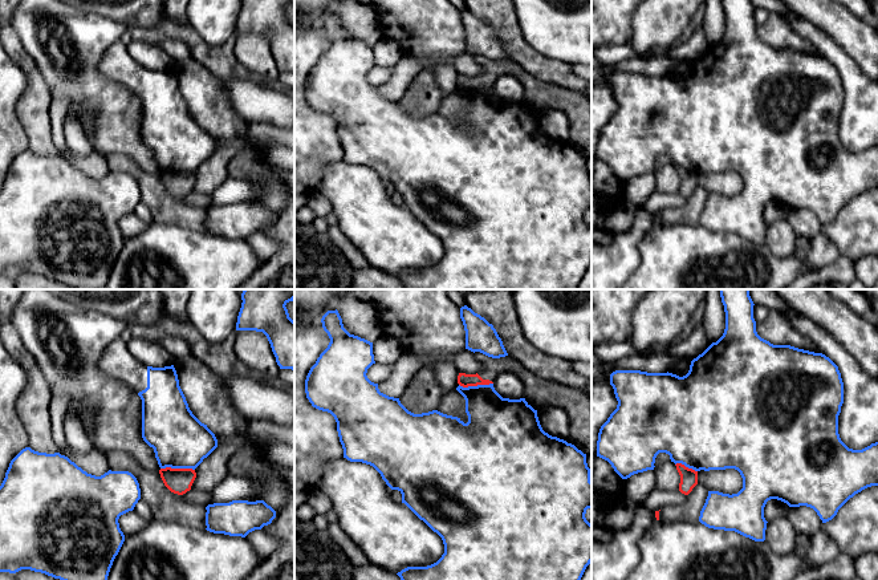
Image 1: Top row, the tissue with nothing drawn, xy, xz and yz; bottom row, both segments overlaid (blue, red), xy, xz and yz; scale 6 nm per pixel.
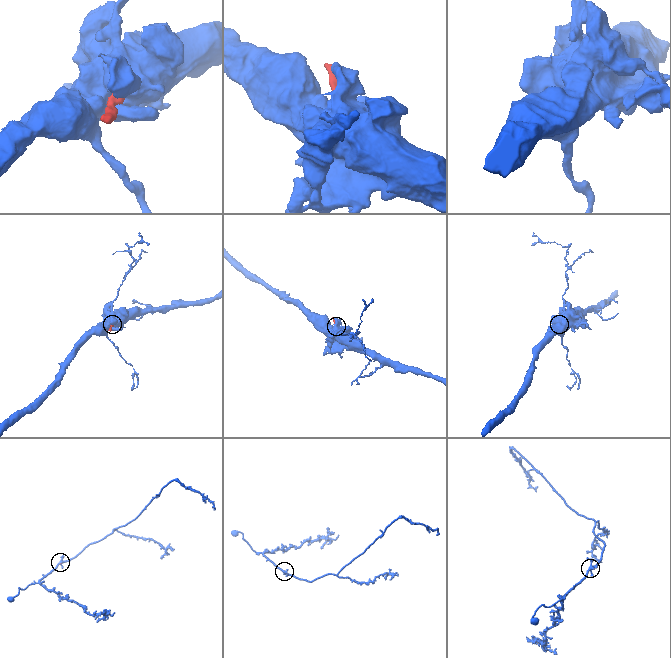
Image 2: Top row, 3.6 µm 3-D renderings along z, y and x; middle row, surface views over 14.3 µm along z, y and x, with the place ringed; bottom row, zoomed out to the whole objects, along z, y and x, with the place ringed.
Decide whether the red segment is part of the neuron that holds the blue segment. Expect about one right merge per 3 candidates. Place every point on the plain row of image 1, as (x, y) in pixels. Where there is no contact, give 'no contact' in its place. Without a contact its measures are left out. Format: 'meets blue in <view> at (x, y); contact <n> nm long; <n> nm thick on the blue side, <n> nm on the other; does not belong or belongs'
meets blue in xy at (178, 170); contact 200 nm long; 340 nm thick on the blue side, 160 nm on the other; does not belong

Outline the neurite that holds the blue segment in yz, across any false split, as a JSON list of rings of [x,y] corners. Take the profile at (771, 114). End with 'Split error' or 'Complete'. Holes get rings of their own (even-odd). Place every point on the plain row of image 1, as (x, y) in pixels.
[[[721,0],[721,5],[724,36],[691,64],[686,78],[641,73],[615,73],[610,77],[618,108],[599,131],[597,159],[607,163],[622,182],[654,173],[659,155],[668,157],[675,167],[682,166],[695,174],[737,173],[743,181],[743,191],[737,196],[708,194],[699,219],[699,224],[708,231],[735,234],[764,244],[768,226],[764,210],[771,202],[789,210],[810,210],[826,226],[855,196],[878,188],[878,145],[853,153],[841,143],[838,118],[844,106],[844,85],[838,69],[829,60],[790,48],[773,48],[761,41],[756,35],[751,0]]]. Complete

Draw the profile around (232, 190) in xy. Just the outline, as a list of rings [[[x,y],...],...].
[[[227,178],[212,194],[211,207],[229,206],[232,203],[260,203],[259,187],[249,182],[236,178]]]

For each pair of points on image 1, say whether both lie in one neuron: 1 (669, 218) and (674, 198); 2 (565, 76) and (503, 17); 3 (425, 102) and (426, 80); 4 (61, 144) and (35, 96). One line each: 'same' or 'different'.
1: different
2: same
3: same
4: different

